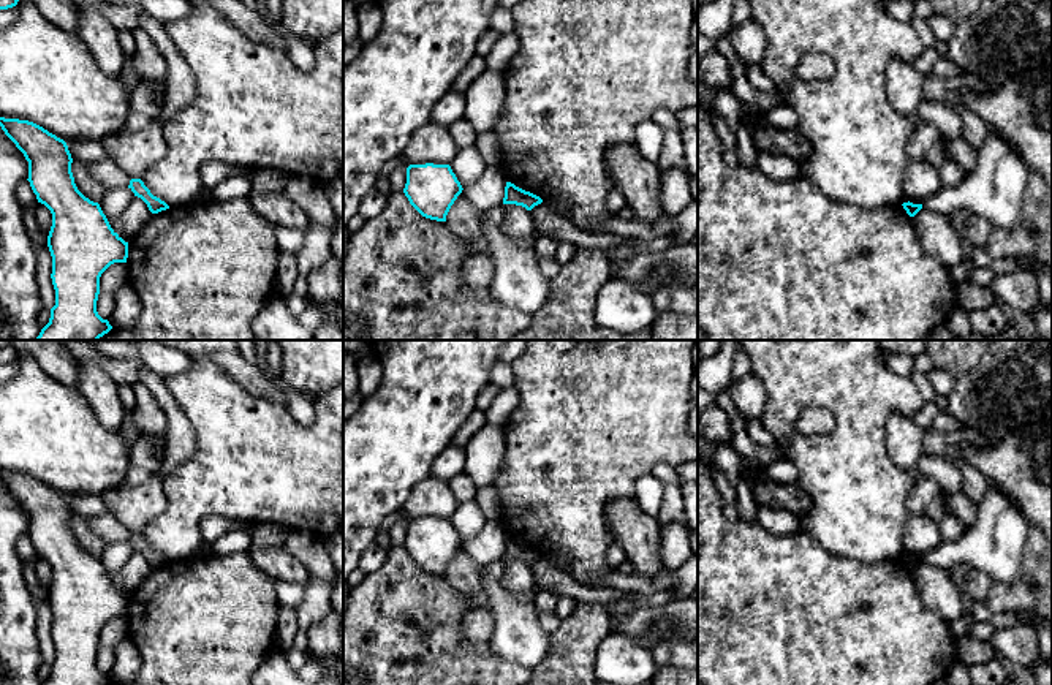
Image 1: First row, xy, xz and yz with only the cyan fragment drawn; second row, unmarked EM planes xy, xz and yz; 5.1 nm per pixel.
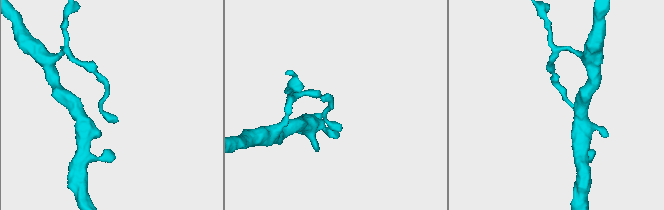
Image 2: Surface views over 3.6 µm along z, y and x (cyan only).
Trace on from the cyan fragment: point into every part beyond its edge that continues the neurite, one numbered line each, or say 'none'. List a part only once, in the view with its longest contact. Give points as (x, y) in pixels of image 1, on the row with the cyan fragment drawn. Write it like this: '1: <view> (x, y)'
none

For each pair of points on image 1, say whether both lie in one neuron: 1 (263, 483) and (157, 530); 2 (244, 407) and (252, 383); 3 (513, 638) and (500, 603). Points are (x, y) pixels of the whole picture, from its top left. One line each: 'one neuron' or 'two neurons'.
1: one neuron
2: two neurons
3: one neuron

